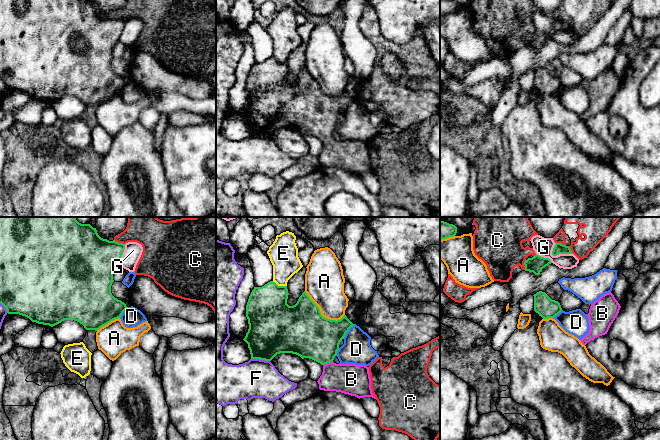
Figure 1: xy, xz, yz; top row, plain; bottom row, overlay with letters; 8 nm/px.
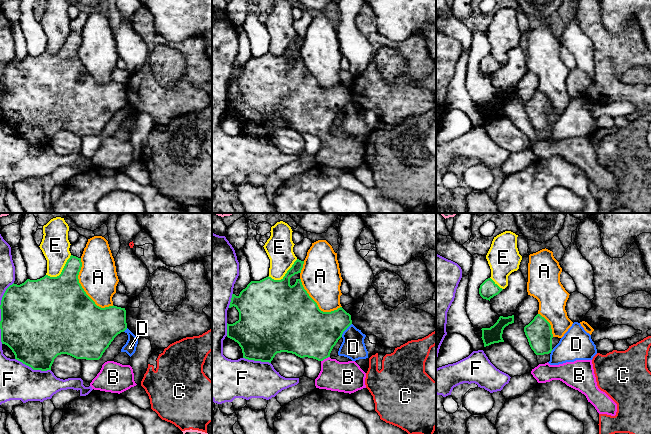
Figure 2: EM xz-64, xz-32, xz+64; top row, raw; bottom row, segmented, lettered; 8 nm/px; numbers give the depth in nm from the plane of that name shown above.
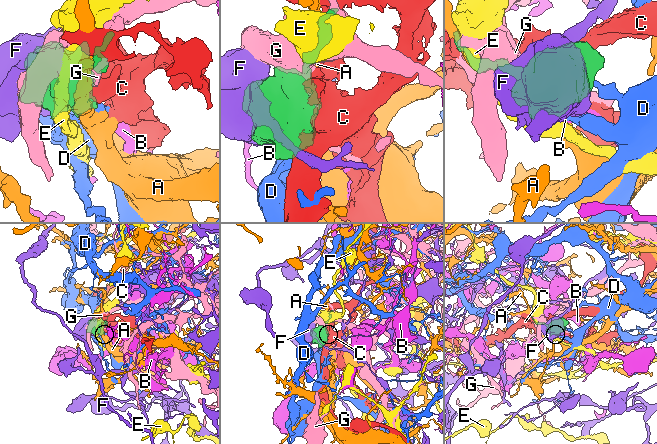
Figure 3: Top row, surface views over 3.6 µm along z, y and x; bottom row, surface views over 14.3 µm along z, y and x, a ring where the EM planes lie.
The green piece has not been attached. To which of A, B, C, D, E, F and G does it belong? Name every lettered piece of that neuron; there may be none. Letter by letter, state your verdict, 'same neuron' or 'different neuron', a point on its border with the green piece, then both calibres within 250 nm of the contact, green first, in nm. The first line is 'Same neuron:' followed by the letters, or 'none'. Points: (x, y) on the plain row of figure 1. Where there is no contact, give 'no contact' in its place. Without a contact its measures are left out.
Same neuron: B
A: different neuron; meets green in xz at (321, 90); 400 nm thick on the green side, 320 nm on the other
B: same neuron; meets green in xz at (327, 138); 360 nm thick on the green side, 240 nm on the other
C: different neuron; meets green in xy at (119, 19); 380 nm thick on the green side, 190 nm on the other
D: different neuron; meets green in xz at (348, 106); 340 nm thick on the green side, 220 nm on the other
E: different neuron; meets green in xz at (279, 62); 340 nm thick on the green side, 220 nm on the other
F: different neuron; meets green in xz at (260, 135); 380 nm thick on the green side, 300 nm on the other
G: different neuron; meets green in yz at (561, 29); 90 nm thick on the green side, 150 nm on the other

